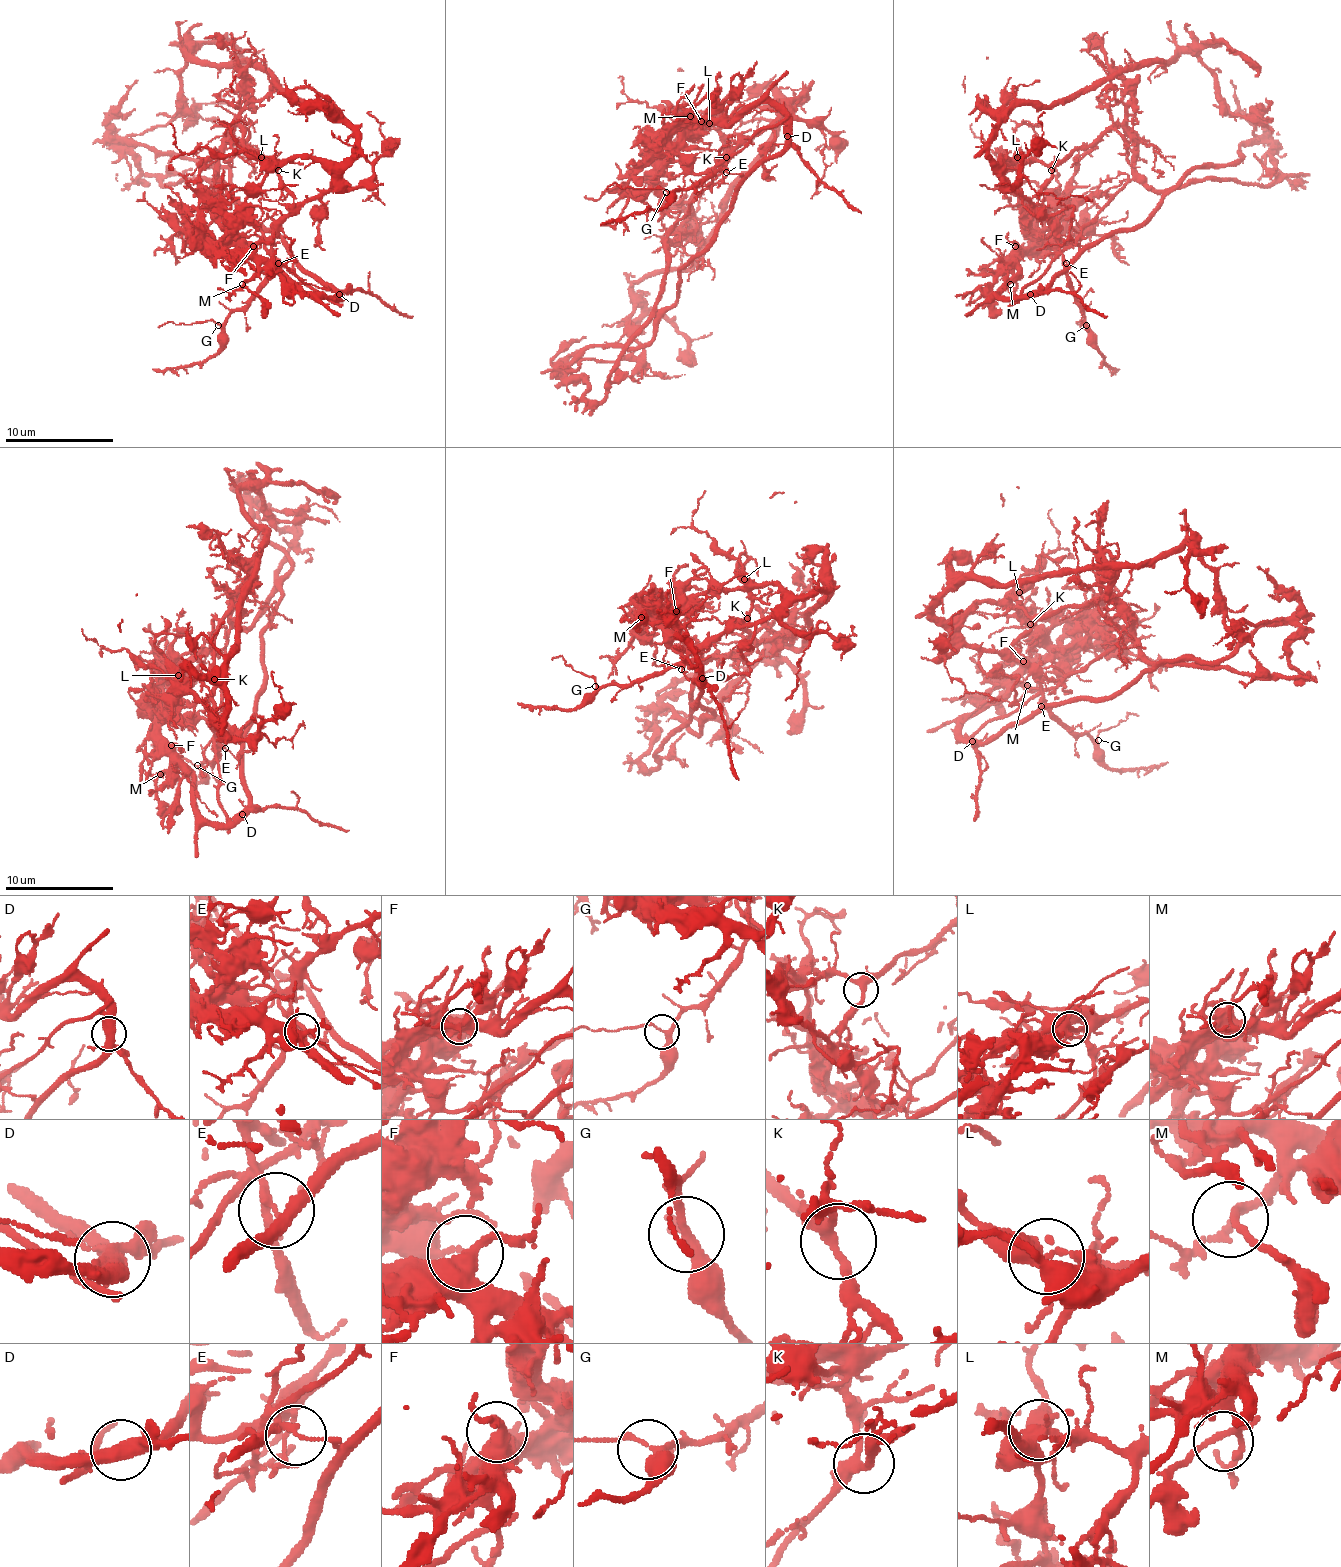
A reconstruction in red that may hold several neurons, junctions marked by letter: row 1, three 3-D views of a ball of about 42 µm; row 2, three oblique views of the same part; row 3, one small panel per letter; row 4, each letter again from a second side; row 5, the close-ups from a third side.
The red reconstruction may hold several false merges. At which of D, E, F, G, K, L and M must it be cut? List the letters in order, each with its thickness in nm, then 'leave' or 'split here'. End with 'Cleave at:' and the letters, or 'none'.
D: 400 nm | split here
E: 180 nm | split here
F: 500 nm | leave
G: 220 nm | leave
K: 280 nm | leave
L: 440 nm | split here
M: 180 nm | leave
Cleave at: D, E, L

